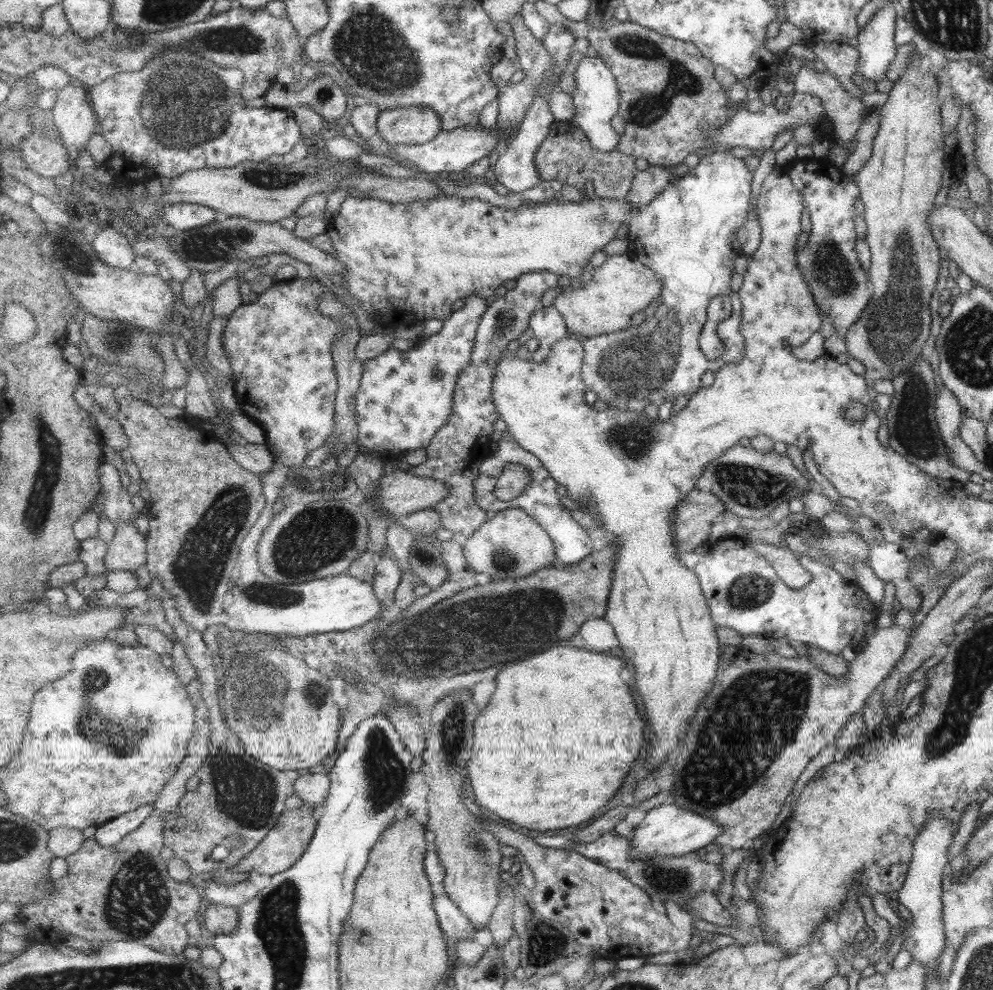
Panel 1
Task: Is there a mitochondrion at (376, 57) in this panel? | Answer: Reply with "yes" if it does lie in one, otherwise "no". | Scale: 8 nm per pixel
yes

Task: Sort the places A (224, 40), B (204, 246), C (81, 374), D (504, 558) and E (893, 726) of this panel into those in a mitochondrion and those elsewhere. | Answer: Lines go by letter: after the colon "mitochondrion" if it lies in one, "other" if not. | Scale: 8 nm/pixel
A: mitochondrion
B: mitochondrion
C: other
D: mitochondrion
E: other

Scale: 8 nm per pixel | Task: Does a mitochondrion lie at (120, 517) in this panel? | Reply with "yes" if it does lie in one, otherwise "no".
no

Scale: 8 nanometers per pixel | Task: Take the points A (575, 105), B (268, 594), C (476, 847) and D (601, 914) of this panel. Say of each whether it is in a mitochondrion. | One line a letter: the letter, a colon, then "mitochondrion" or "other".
A: other
B: mitochondrion
C: mitochondrion
D: other

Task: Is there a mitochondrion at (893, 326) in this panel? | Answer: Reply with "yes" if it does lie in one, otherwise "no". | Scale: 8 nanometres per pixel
yes

